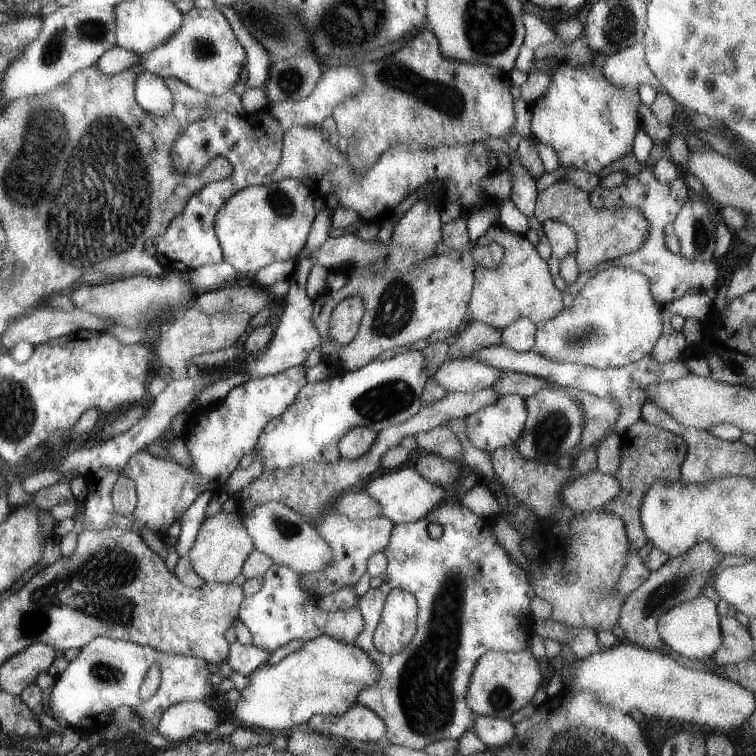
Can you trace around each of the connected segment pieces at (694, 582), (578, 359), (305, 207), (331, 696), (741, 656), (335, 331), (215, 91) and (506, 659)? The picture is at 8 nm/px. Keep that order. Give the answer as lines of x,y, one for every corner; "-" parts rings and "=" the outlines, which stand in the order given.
704,540
692,546
686,554
678,558
670,557
661,568
650,571
644,583
628,596
626,604
622,604
618,626
622,628
626,641
644,650
664,652
665,645
657,630
660,616
671,607
703,594
704,586
709,584
710,571
712,570
712,577
716,577
716,566
722,562
724,557
708,540
=
611,267
588,280
570,308
537,324
532,352
552,361
582,364
596,369
637,362
652,352
663,332
662,306
654,302
644,274
=
296,179
267,181
263,185
252,185
240,190
220,208
214,220
214,231
222,250
222,262
230,264
240,273
258,272
272,262
297,258
306,246
317,212
314,210
316,196
=
322,635
306,642
277,664
264,662
248,676
248,683
240,691
240,699
232,707
237,728
283,733
293,726
308,723
315,715
341,716
356,703
358,694
376,684
380,676
378,666
368,654
352,644
345,644
332,636
=
722,617
720,626
722,626
722,644
720,650
716,650
712,662
716,666
730,666
752,659
755,652
754,640
748,628
742,626
735,617
=
358,296
342,300
331,315
328,340
336,346
350,344
358,334
360,322
364,317
364,302
=
194,7
190,12
183,15
182,26
164,44
156,46
150,52
138,54
138,58
140,58
138,64
142,65
147,70
146,72
150,72
150,74
154,74
158,78
180,80
187,86
209,96
219,96
231,91
240,81
242,70
245,68
246,50
236,39
235,31
232,29
230,22
224,17
224,14
221,14
214,7
207,10
=
528,648
522,651
490,650
476,664
467,691
468,708
473,714
508,719
532,701
541,688
539,662

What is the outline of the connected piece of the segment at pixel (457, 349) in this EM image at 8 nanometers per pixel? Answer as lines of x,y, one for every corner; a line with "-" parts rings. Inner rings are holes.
467,322
458,333
456,340
448,348
447,362
462,360
474,352
501,343
502,330
496,330
482,322

